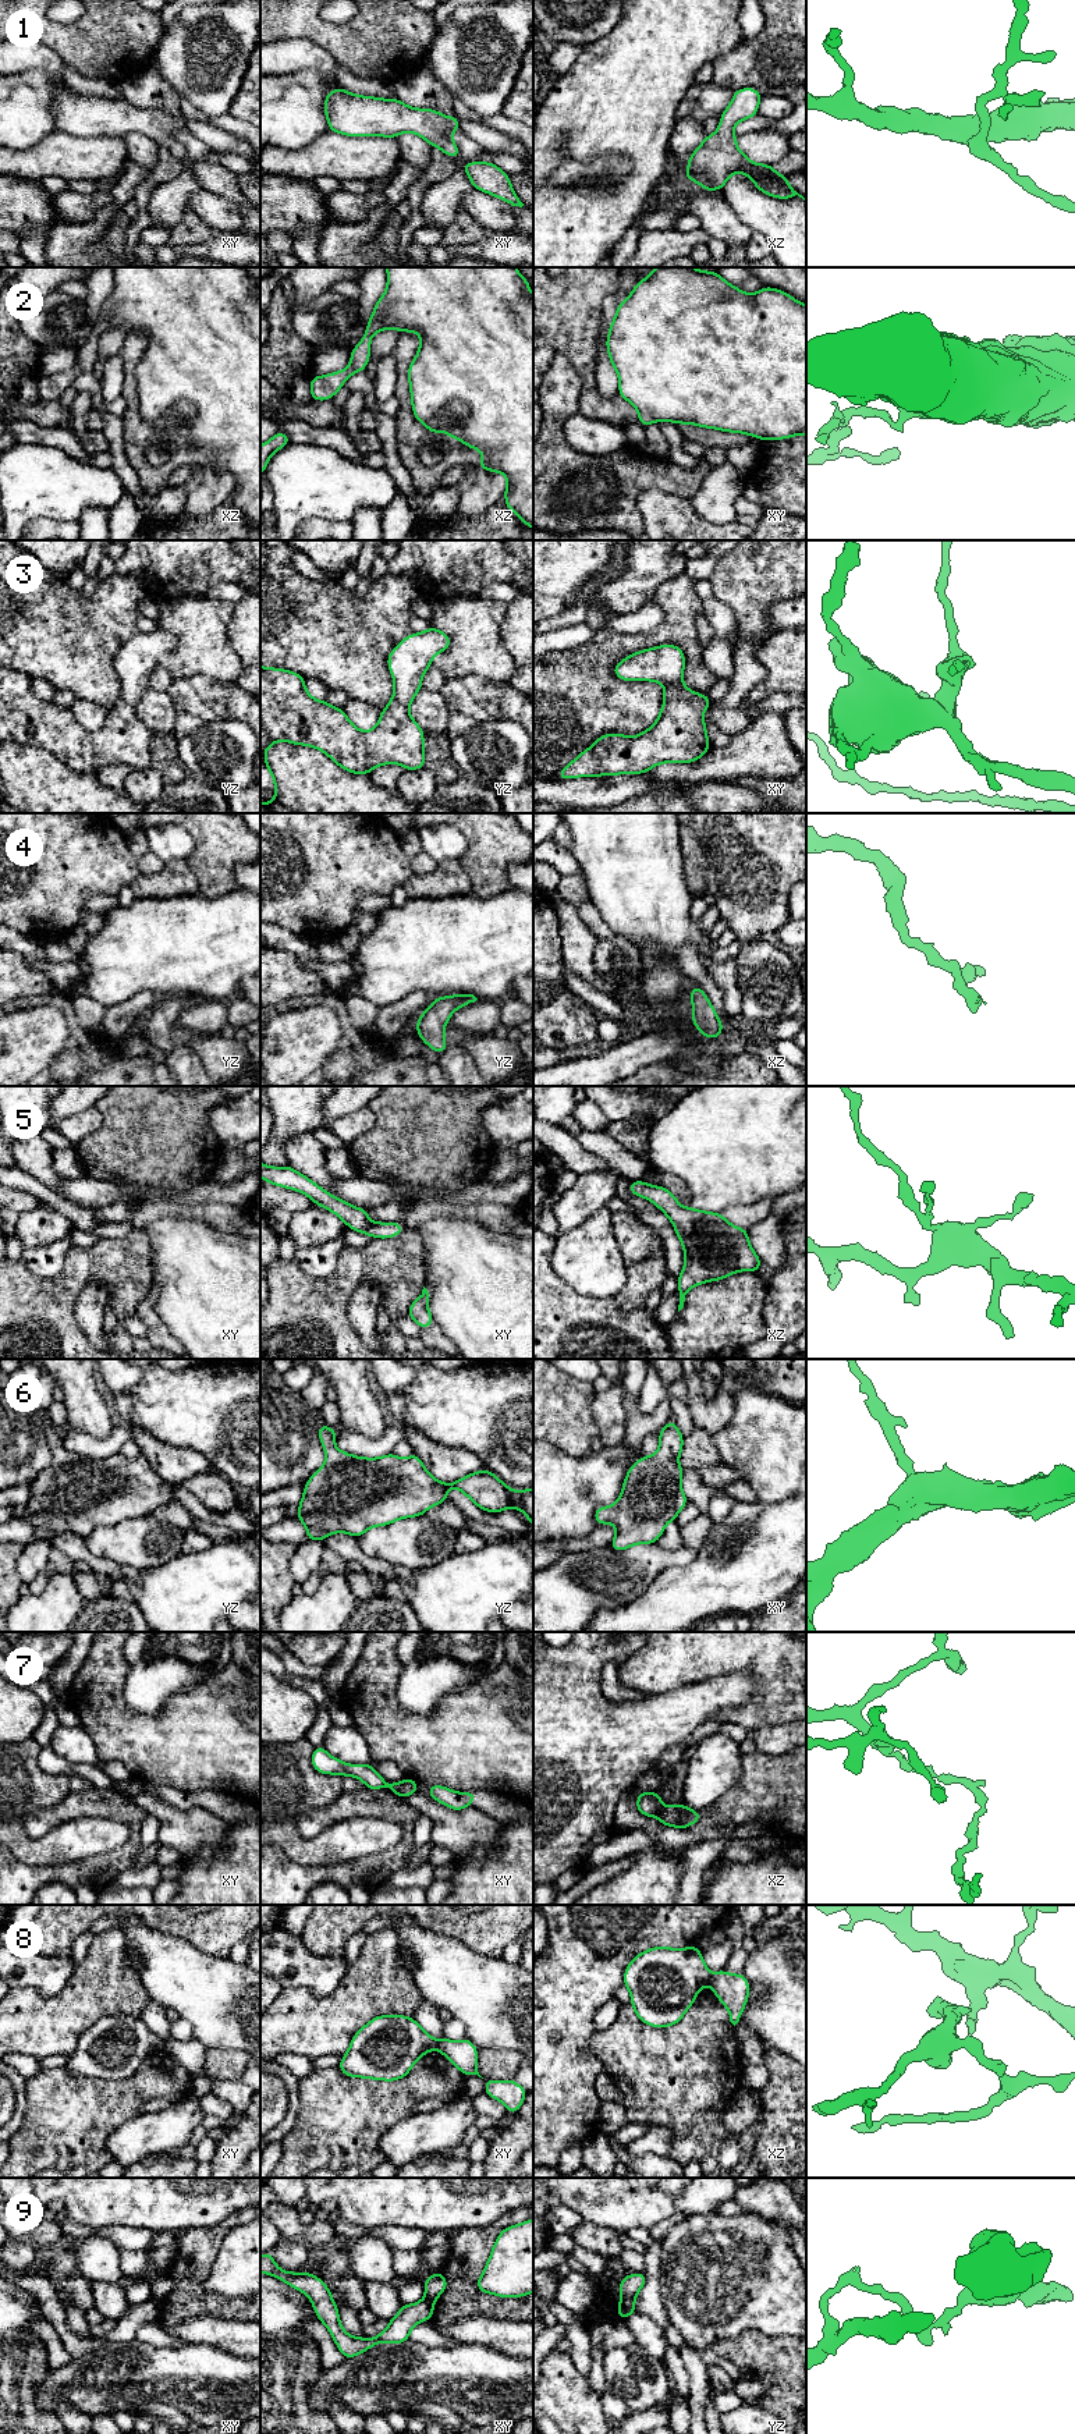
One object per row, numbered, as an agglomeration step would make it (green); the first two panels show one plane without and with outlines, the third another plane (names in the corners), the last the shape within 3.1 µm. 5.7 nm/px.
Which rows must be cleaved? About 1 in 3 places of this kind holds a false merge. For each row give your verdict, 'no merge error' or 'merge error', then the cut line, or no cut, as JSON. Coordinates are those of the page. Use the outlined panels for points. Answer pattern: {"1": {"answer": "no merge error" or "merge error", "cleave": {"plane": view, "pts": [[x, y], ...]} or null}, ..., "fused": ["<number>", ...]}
{"1": {"answer": "no merge error", "cleave": null}, "2": {"answer": "no merge error", "cleave": null}, "3": {"answer": "no merge error", "cleave": null}, "4": {"answer": "no merge error", "cleave": null}, "5": {"answer": "no merge error", "cleave": null}, "6": {"answer": "no merge error", "cleave": null}, "7": {"answer": "merge error", "cleave": {"plane": "xz", "pts": [[662, 1808], [657, 1815]]}}, "8": {"answer": "merge error", "cleave": {"plane": "xz", "pts": [[712, 1975], [706, 1982]]}}, "9": {"answer": "merge error", "cleave": {"plane": "yz", "pts": [[621, 2298], [632, 2299]]}}, "fused": ["7", "8", "9"]}

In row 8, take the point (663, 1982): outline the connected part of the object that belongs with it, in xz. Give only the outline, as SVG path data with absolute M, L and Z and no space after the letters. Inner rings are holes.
M698 1945L680 1949L653 1947L631 1959L624 1970L624 1986L631 1993L635 2015L643 2023L652 2027L668 2027L684 2018L710 1976Z

